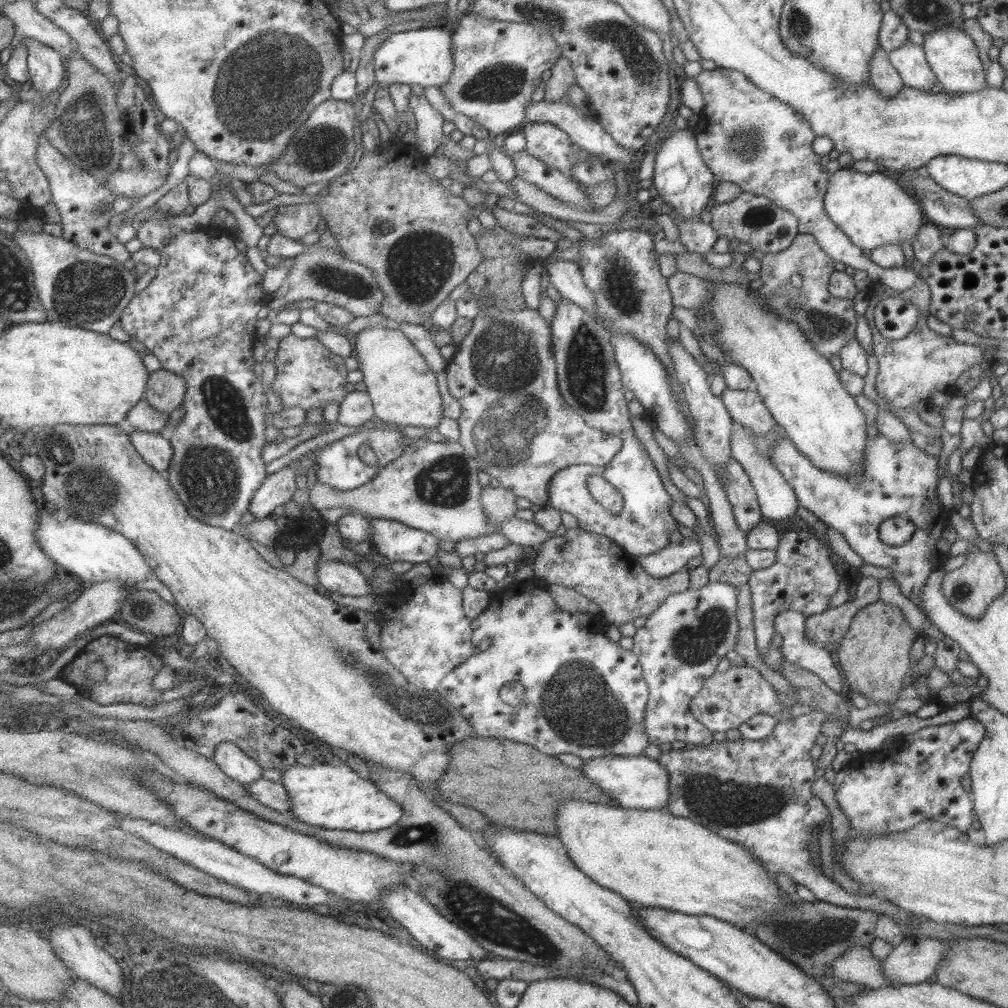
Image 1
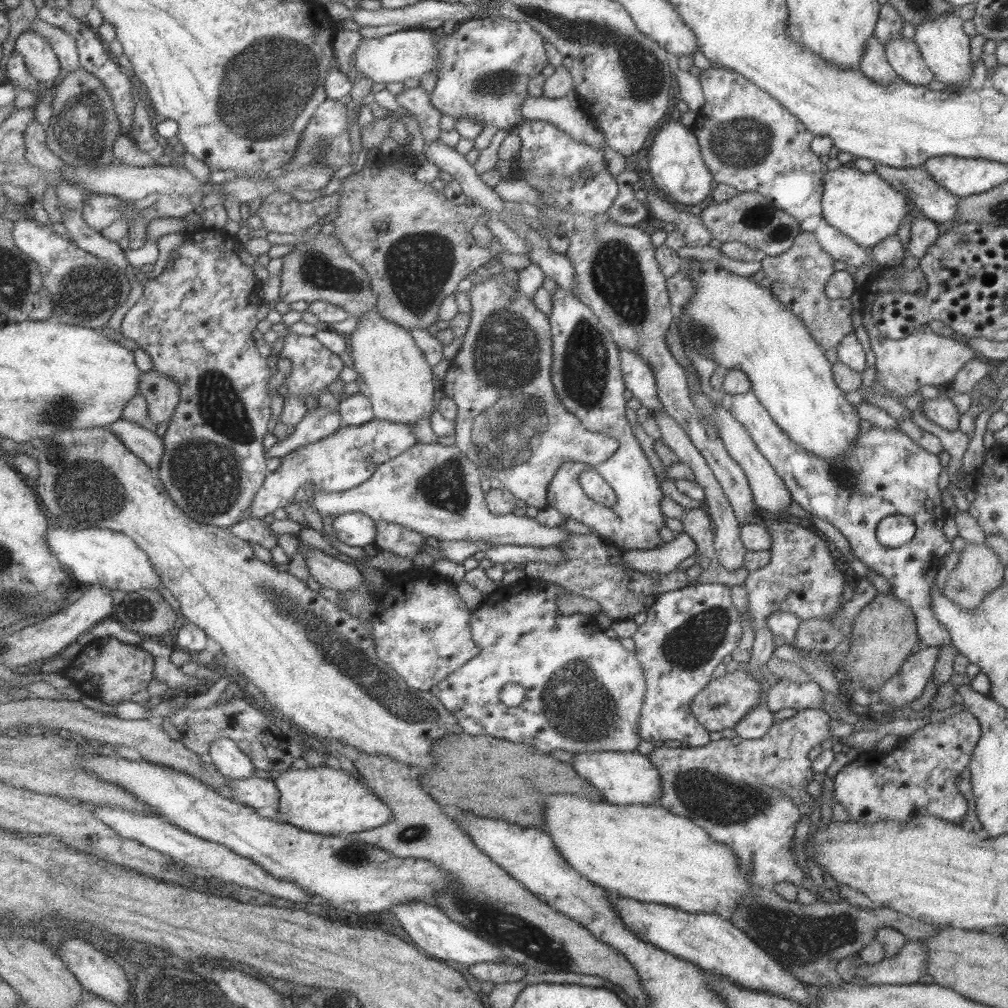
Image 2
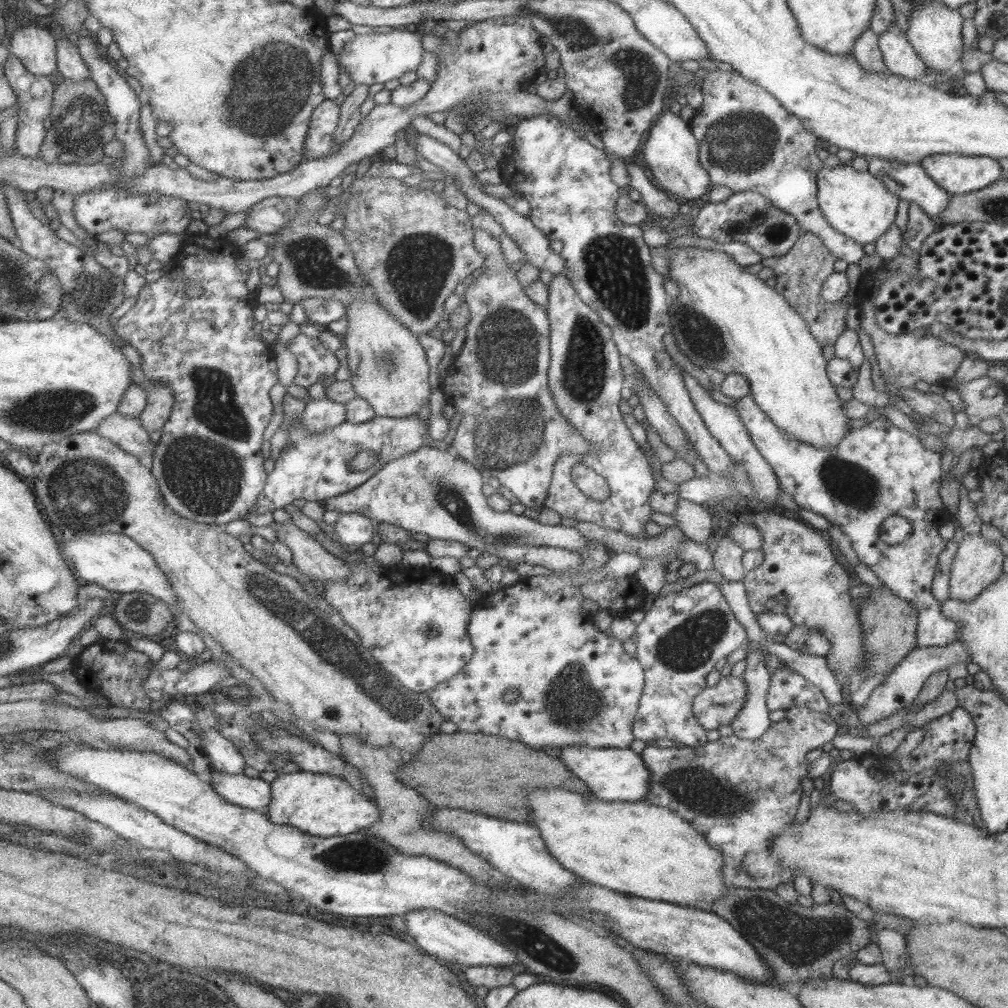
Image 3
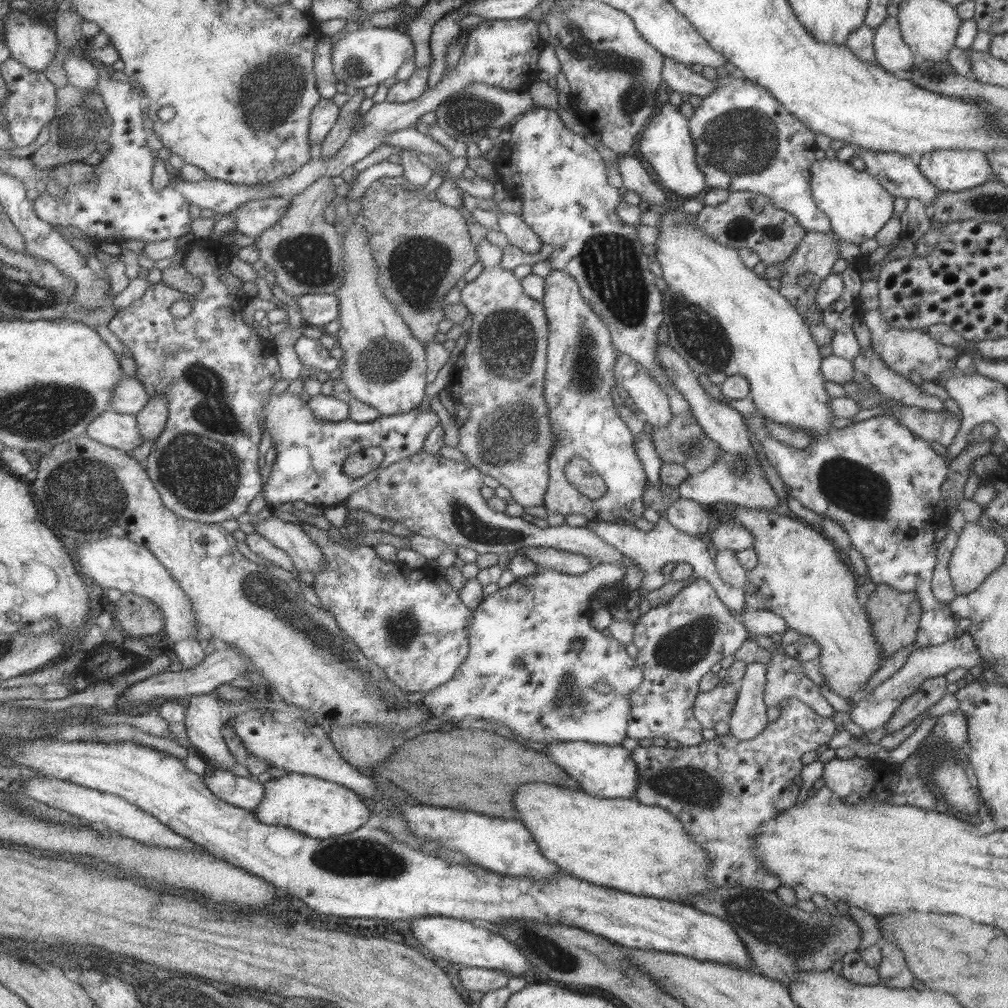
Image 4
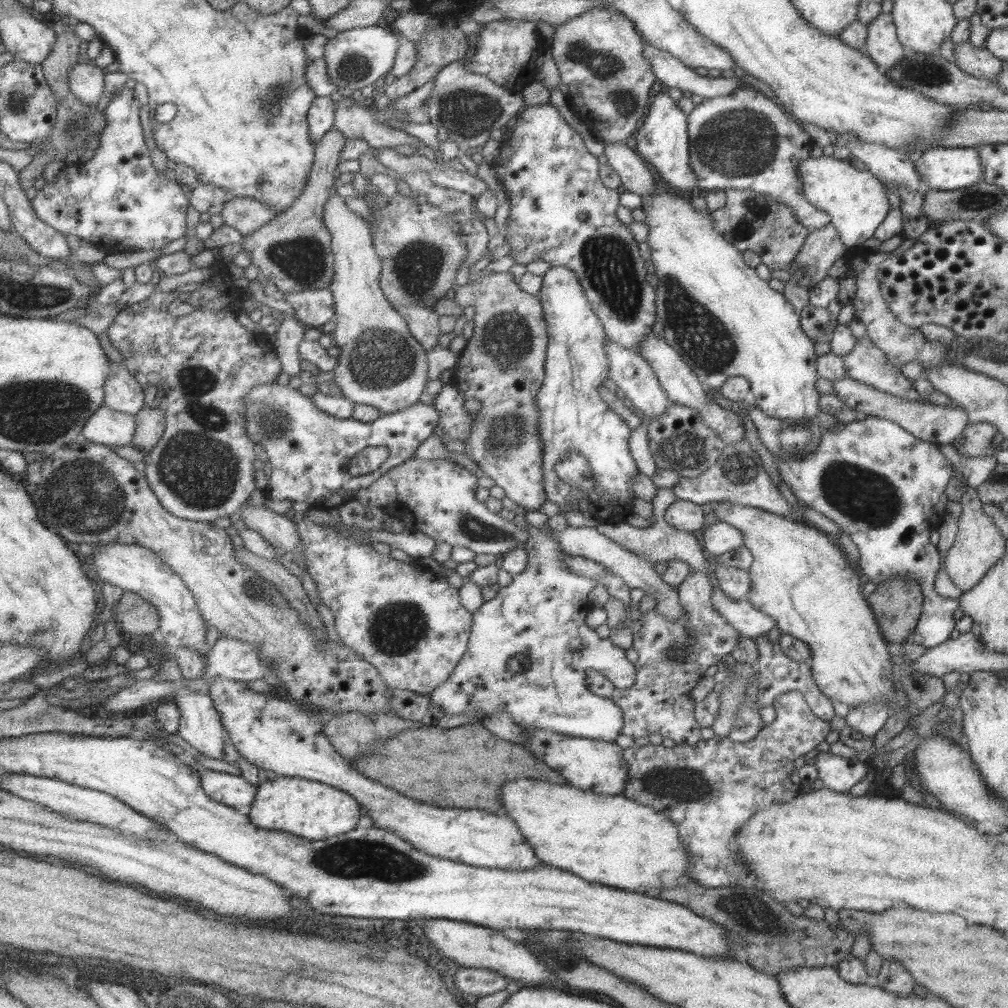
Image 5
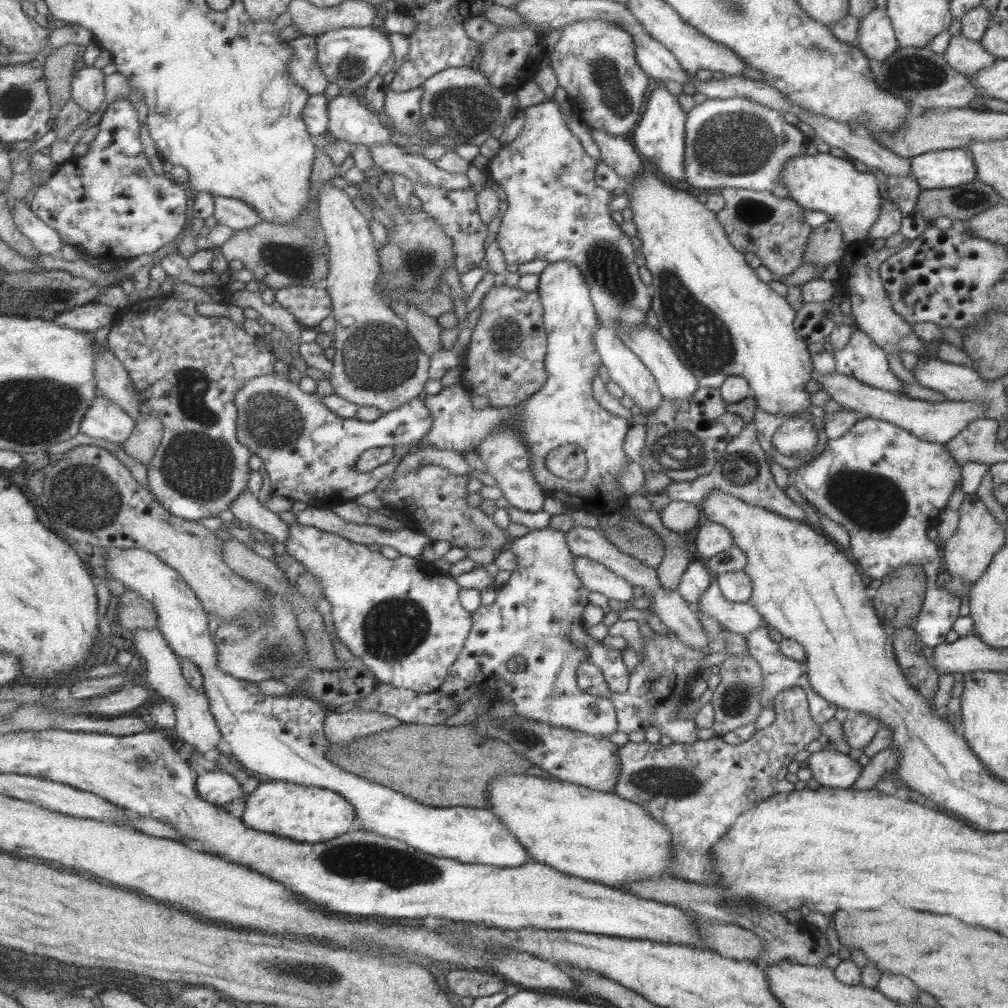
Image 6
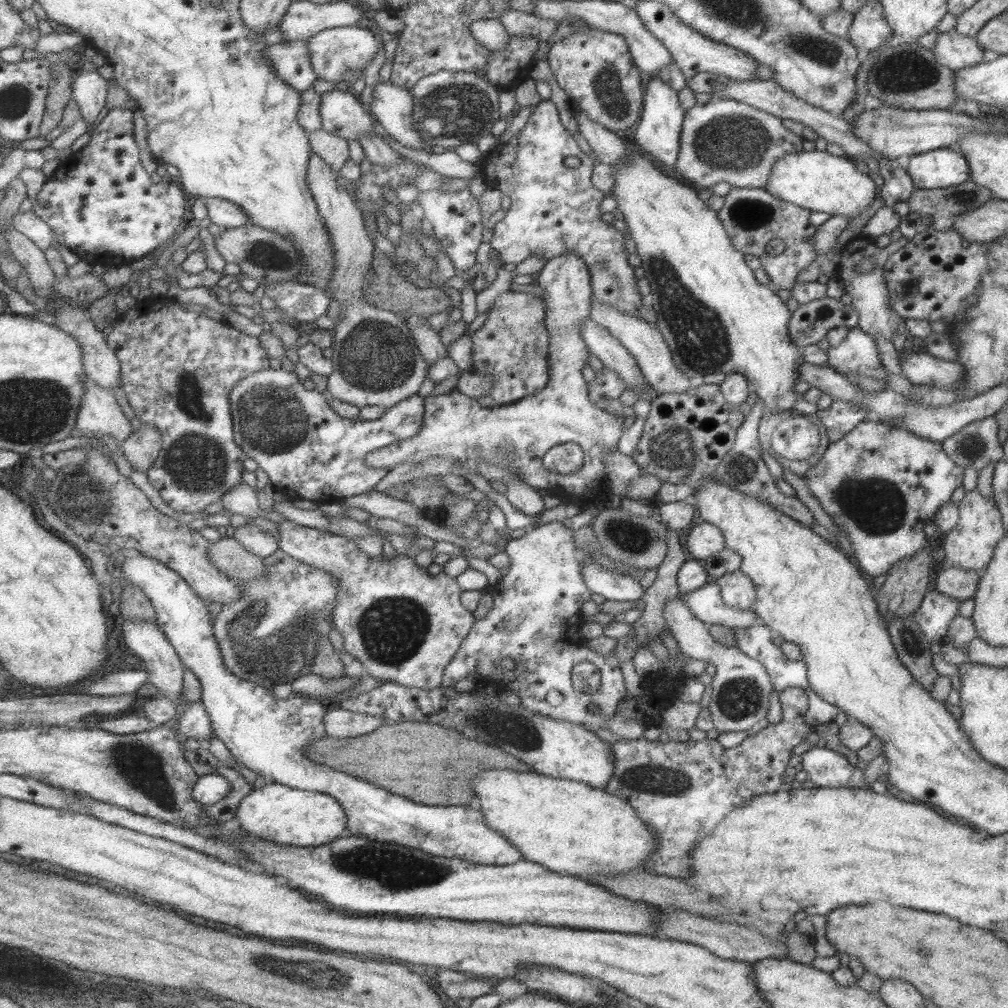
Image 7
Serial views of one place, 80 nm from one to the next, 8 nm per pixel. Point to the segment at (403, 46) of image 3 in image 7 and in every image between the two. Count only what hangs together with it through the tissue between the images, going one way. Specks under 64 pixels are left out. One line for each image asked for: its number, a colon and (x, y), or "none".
4: (371, 55)
5: (355, 58)
6: (350, 57)
7: (342, 53)

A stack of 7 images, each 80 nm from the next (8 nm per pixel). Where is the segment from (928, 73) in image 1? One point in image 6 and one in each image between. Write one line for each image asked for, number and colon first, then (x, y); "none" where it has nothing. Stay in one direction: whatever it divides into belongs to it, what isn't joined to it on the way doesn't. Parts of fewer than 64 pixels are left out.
2: (902, 54)
3: (899, 58)
4: (891, 53)
5: (881, 45)
6: (875, 38)

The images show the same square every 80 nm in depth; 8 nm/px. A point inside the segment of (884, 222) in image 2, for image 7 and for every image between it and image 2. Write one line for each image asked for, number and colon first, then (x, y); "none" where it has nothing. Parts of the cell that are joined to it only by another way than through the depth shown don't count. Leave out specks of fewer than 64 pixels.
3: (854, 203)
4: (856, 206)
5: (855, 201)
6: (820, 182)
7: (815, 180)

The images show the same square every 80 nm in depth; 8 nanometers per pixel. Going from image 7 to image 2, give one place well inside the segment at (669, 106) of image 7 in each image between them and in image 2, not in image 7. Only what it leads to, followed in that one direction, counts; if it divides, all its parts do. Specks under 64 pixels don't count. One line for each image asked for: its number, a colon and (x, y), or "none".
2: (675, 165)
3: (670, 151)
4: (665, 143)
5: (662, 139)
6: (659, 133)

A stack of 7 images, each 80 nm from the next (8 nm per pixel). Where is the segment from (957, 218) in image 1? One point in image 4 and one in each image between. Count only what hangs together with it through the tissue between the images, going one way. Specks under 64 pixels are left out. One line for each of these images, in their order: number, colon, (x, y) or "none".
2: (930, 200)
3: (908, 181)
4: (896, 173)

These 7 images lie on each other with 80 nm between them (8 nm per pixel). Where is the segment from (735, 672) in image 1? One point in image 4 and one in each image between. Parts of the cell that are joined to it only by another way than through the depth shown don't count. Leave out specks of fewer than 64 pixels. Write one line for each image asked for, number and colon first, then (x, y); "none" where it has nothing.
2: (722, 702)
3: (714, 706)
4: (708, 707)

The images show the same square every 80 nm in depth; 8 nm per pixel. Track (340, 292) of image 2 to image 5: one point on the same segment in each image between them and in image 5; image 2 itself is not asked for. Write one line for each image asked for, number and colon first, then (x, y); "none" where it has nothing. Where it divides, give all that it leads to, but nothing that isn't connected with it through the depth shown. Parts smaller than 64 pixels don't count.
3: (316, 261)
4: (307, 254)
5: (295, 252)

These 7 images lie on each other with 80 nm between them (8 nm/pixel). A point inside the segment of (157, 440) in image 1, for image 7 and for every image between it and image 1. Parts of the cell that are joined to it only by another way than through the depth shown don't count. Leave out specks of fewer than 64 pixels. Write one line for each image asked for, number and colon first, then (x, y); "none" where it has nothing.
2: (145, 443)
3: (127, 431)
4: (121, 431)
5: (108, 426)
6: (106, 420)
7: (100, 412)

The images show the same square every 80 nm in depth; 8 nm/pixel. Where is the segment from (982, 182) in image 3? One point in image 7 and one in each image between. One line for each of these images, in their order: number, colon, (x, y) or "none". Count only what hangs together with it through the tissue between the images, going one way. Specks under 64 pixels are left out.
4: (952, 170)
5: (940, 168)
6: (937, 169)
7: (943, 167)

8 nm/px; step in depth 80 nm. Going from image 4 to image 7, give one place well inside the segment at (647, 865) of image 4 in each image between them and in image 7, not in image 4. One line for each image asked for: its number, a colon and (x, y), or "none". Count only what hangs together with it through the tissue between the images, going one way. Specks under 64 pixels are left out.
5: (610, 840)
6: (598, 836)
7: (567, 826)

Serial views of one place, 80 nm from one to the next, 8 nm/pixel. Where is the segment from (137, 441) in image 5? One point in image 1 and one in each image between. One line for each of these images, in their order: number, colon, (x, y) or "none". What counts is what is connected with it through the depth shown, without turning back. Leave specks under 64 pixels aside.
1: (166, 391)
2: (163, 394)
3: (161, 399)
4: (152, 420)

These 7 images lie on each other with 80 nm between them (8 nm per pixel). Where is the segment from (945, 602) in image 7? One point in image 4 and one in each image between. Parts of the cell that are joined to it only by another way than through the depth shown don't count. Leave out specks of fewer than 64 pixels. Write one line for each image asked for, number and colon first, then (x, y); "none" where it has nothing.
4: (880, 483)
5: (884, 488)
6: (885, 486)

